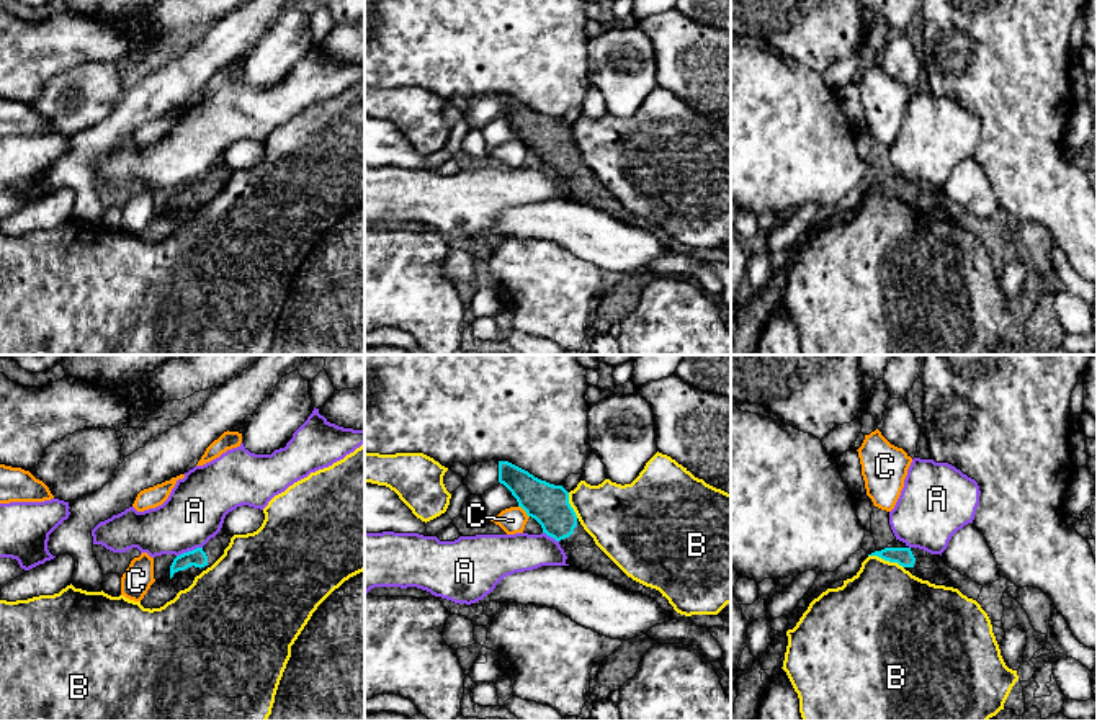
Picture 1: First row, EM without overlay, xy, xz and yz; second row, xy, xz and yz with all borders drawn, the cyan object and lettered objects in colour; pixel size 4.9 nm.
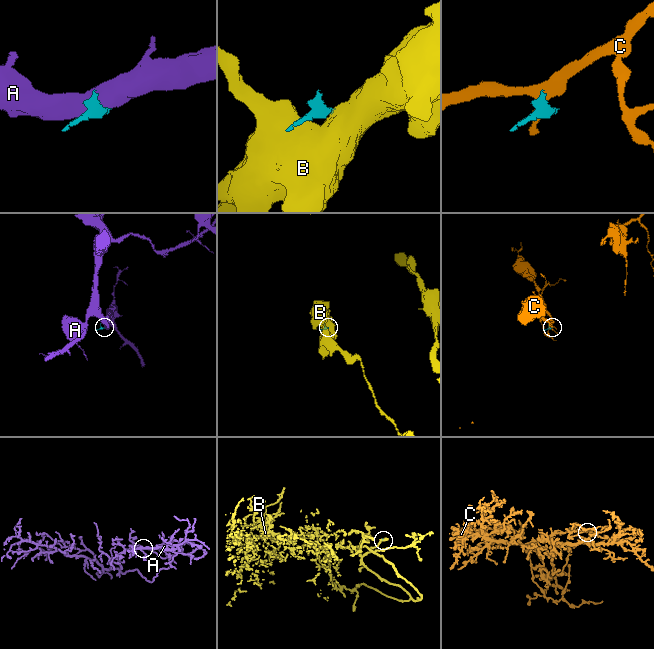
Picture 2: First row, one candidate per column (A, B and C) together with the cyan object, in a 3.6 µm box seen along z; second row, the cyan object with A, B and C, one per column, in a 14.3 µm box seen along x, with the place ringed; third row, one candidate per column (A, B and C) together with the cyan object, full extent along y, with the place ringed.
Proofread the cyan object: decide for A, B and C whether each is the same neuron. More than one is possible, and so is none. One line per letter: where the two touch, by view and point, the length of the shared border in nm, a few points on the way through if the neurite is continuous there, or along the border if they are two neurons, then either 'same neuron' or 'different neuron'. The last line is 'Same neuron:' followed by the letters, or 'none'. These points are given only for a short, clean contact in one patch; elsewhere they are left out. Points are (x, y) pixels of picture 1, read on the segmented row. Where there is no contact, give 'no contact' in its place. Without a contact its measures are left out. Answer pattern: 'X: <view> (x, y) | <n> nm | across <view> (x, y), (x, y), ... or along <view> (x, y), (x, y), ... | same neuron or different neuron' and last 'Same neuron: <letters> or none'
A: xy (188, 551) | 140 nm | along xy (201, 546), (177, 556) | different neuron
B: yz (886, 559) | 190 nm | along yz (868, 555), (877, 555), (903, 568) | different neuron
C: xz (525, 510) | 80 nm | along xz (519, 506), (528, 517) | different neuron
Same neuron: none

